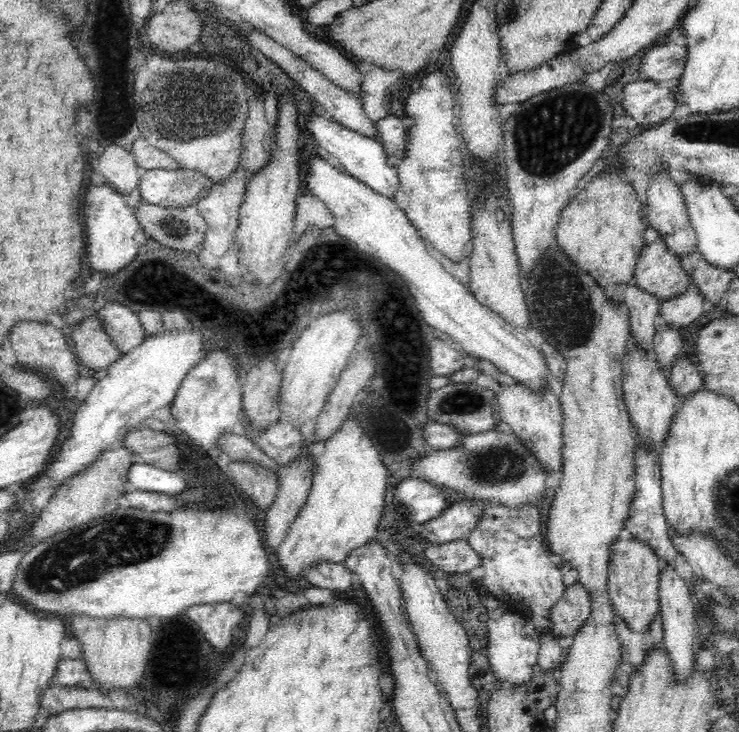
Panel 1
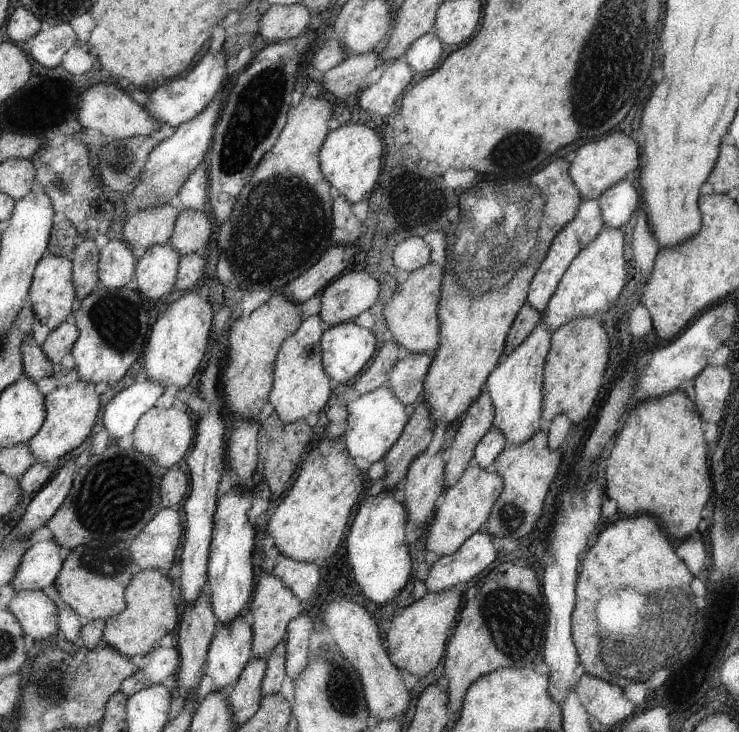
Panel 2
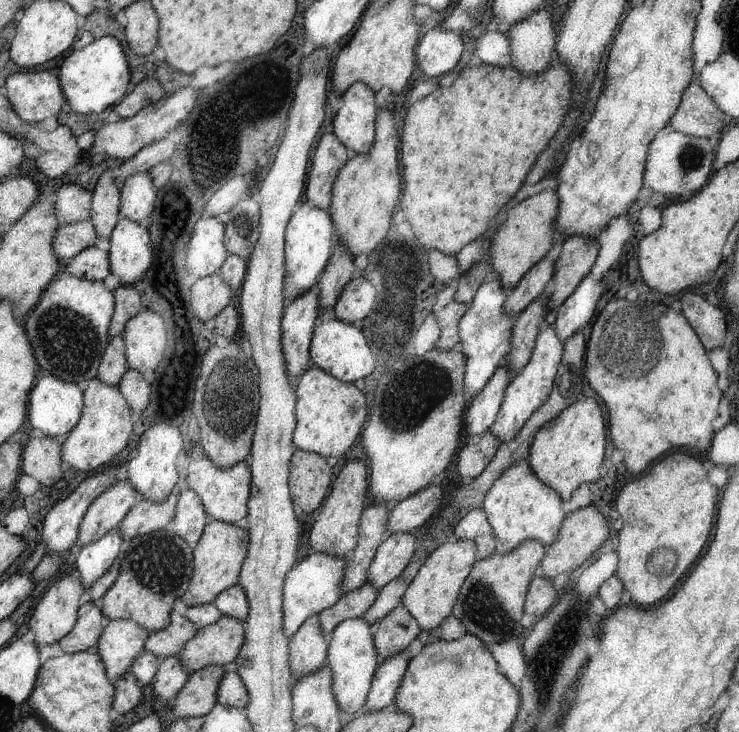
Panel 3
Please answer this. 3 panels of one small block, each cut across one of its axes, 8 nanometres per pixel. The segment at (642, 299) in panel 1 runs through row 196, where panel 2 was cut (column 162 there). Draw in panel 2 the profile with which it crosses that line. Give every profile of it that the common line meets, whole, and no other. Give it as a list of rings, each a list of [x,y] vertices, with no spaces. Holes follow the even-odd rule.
[[[141,569],[131,580],[126,590],[127,607],[110,619],[96,619],[83,621],[83,627],[79,636],[79,645],[93,649],[106,644],[132,657],[136,654],[144,656],[157,647],[156,642],[170,634],[178,624],[178,606],[172,596],[172,582],[168,576],[164,576],[160,569]]]

